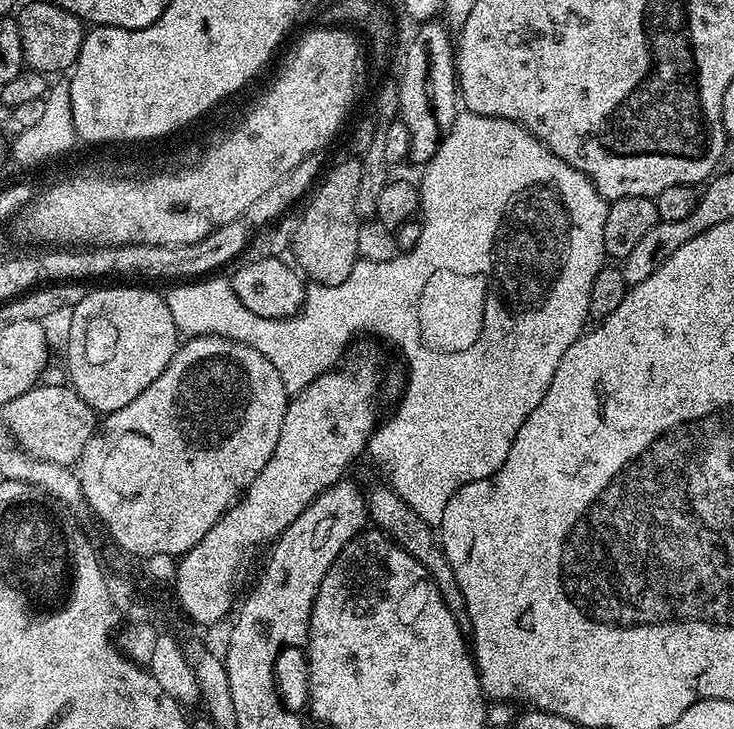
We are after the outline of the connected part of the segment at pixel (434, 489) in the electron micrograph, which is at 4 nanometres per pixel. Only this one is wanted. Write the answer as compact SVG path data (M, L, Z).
M467 110L461 111L452 123L452 127L443 133L438 150L434 158L430 158L423 165L424 177L418 180L420 189L420 212L422 219L421 237L409 252L397 254L389 261L372 261L363 258L357 260L354 270L350 270L350 278L346 282L338 282L338 286L316 284L309 287L304 294L304 305L295 316L288 316L284 320L262 318L258 314L250 314L242 302L234 294L231 283L227 279L197 278L191 282L180 282L166 292L166 299L170 306L170 314L174 314L177 333L185 337L221 336L227 340L237 340L246 346L254 346L258 354L270 358L274 370L282 378L282 386L289 394L299 394L314 378L324 372L331 372L341 363L345 355L344 347L352 340L355 332L373 332L384 340L389 340L398 351L404 355L408 363L408 385L404 388L404 397L396 408L396 413L388 421L381 423L368 441L367 451L380 464L388 467L391 487L405 500L406 505L425 520L428 525L440 526L444 522L446 502L454 498L454 494L462 486L475 480L486 480L495 477L496 471L506 462L510 454L510 446L522 430L522 422L542 402L546 390L550 390L550 378L554 378L554 370L558 370L558 362L562 362L562 354L574 346L579 336L584 335L589 323L588 307L590 306L590 286L594 278L598 278L598 270L605 267L604 243L602 229L606 226L606 214L609 201L594 186L594 182L586 174L582 174L574 166L570 166L558 154L554 154L542 143L537 136L512 120L490 118L482 114L474 114Z

